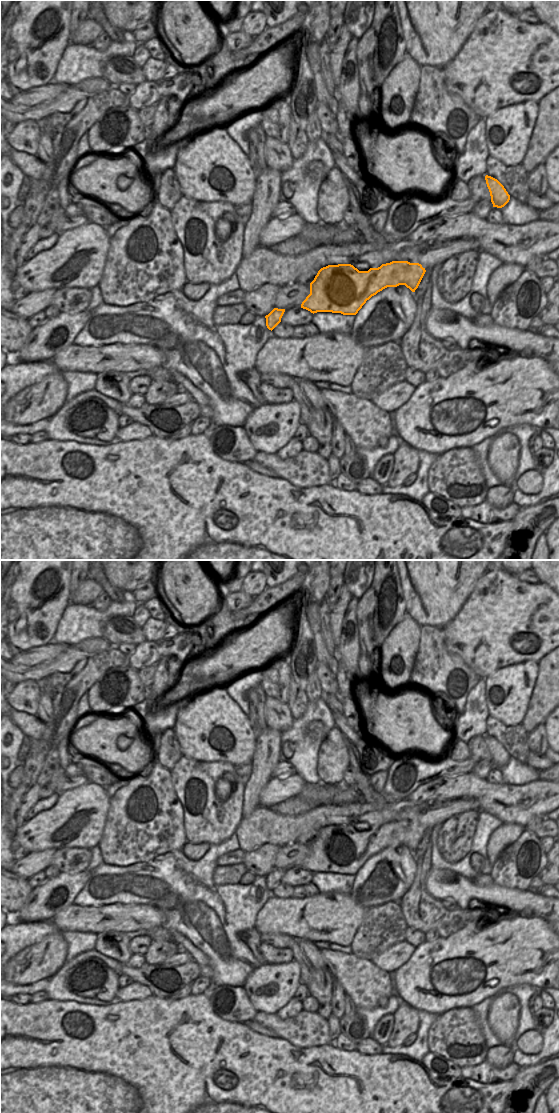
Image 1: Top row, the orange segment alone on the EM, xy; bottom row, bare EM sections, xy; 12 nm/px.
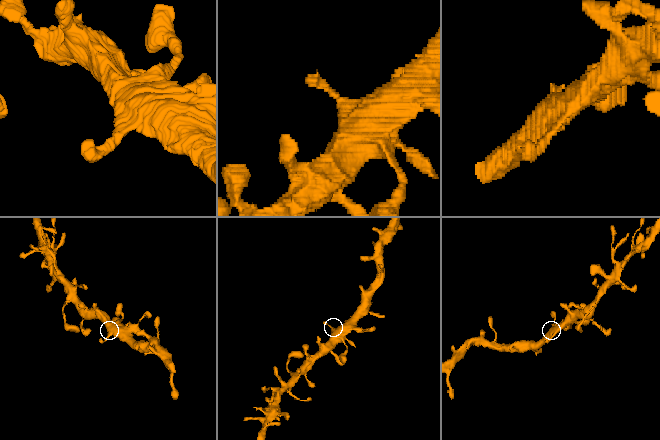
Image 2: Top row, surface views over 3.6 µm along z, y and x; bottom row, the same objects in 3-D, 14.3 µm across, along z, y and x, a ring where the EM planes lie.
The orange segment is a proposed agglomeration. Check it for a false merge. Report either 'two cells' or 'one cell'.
one cell

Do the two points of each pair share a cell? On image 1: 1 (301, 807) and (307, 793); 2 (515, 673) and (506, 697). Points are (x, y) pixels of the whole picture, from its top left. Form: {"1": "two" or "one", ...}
{"1": "two", "2": "one"}

